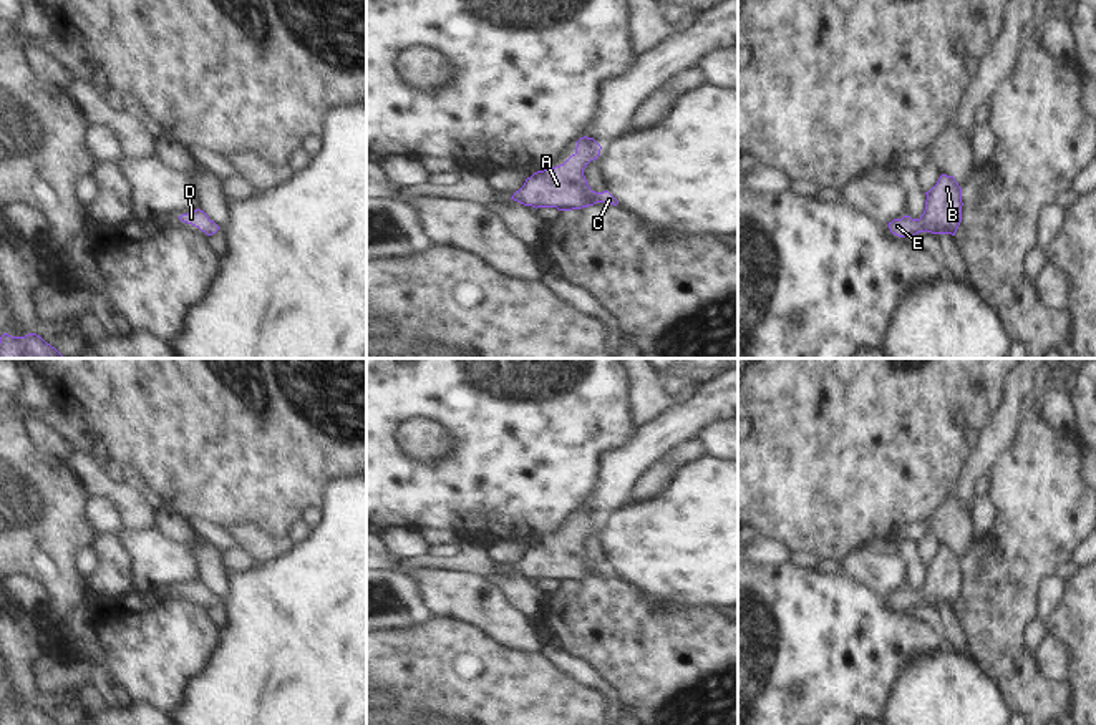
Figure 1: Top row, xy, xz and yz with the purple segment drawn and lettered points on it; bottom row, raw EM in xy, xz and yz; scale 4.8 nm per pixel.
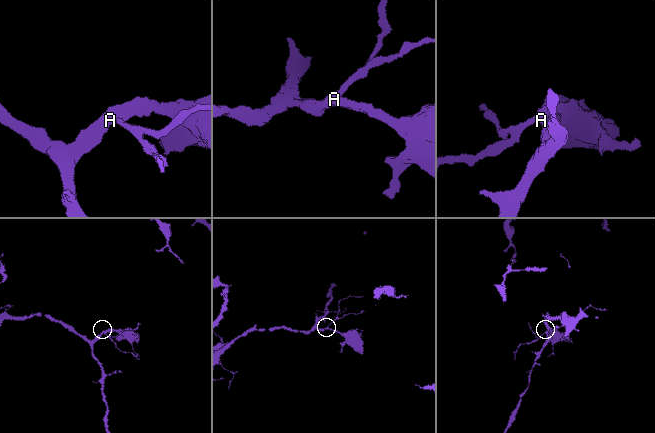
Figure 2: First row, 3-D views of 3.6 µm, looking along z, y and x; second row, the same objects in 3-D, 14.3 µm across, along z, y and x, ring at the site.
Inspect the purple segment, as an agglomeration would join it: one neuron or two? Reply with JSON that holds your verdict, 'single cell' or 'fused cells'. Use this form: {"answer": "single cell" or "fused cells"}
{"answer": "single cell"}

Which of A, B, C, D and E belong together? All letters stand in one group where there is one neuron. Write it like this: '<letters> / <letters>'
A B C D E

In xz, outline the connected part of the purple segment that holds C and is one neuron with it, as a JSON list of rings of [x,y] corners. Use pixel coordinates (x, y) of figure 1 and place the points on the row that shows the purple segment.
[[[580,138],[575,153],[560,166],[534,173],[511,199],[532,207],[557,207],[572,211],[607,202],[617,206],[618,201],[609,192],[590,189],[584,169],[600,156],[602,146],[594,138]]]

